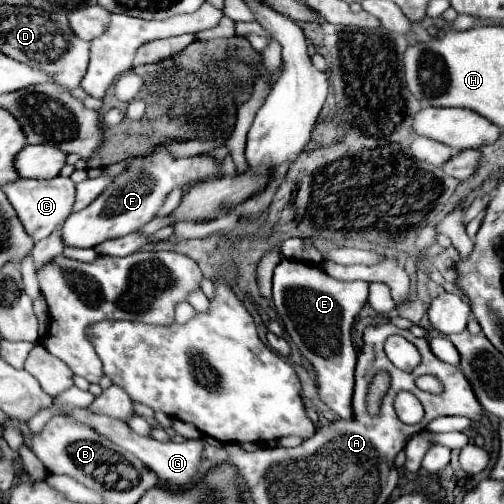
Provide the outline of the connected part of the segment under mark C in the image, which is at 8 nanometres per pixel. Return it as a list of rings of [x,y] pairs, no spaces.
[[[54,177],[48,181],[38,181],[38,179],[18,179],[14,183],[8,183],[2,187],[8,201],[16,209],[26,233],[32,237],[32,241],[40,241],[48,237],[54,229],[58,229],[68,215],[72,213],[74,205],[74,181],[70,177]]]

